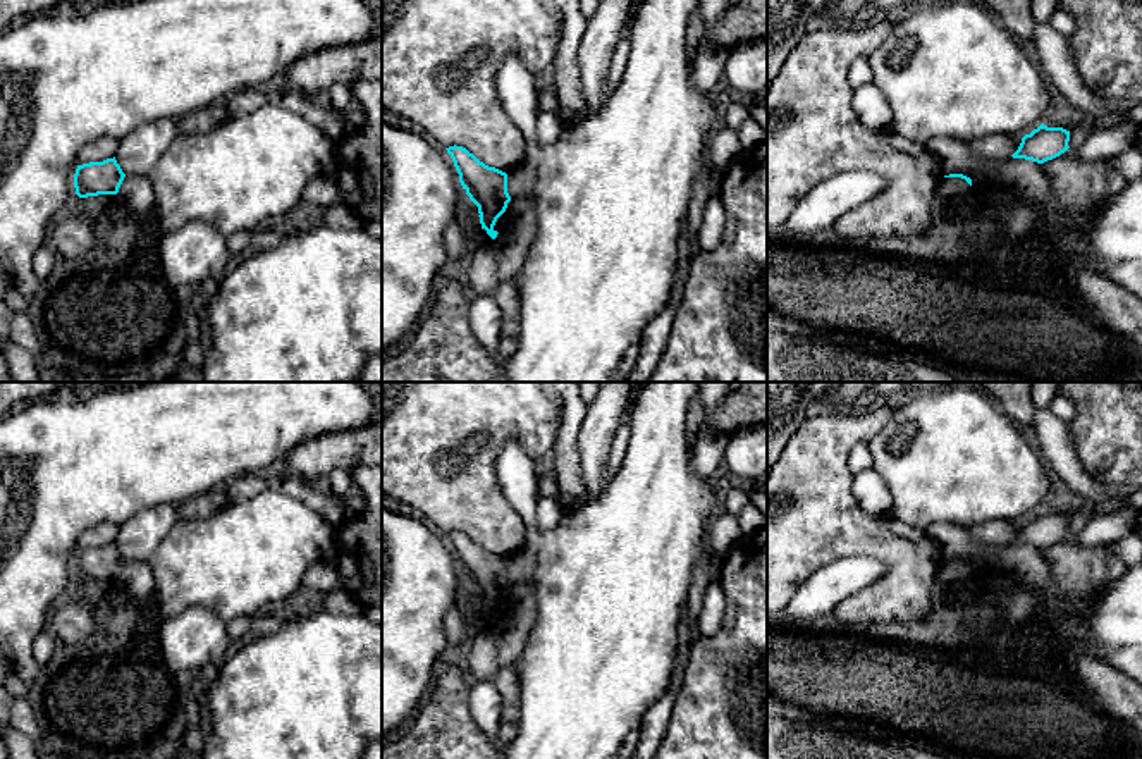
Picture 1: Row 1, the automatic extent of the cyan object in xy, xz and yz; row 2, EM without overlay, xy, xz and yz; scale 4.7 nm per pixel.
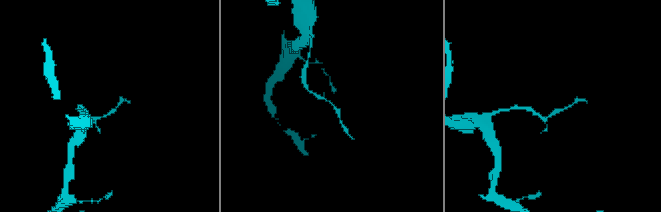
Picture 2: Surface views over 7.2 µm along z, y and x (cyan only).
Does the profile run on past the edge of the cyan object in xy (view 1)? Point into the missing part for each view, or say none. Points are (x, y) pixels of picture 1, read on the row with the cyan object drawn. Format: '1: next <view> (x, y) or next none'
1: next none

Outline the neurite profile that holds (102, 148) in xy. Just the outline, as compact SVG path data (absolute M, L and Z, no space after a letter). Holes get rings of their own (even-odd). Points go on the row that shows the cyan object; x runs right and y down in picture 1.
M112 136L98 138L83 146L83 150L77 155L77 165L114 158L117 148L119 148L119 139Z

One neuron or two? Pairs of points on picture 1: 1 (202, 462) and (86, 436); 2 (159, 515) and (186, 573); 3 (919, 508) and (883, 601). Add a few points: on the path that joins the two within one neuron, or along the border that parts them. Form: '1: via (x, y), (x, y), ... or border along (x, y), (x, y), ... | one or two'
1: via (172, 446), (116, 446) | one
2: border along (179, 518), (145, 563) | two
3: border along (895, 515), (924, 532) | two

